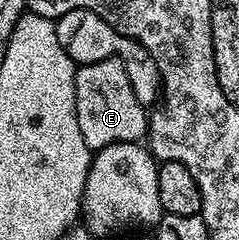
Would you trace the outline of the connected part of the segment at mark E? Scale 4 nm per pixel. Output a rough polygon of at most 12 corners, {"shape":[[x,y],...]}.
{"shape":[[123,61],[78,66],[75,113],[93,153],[147,135]]}

